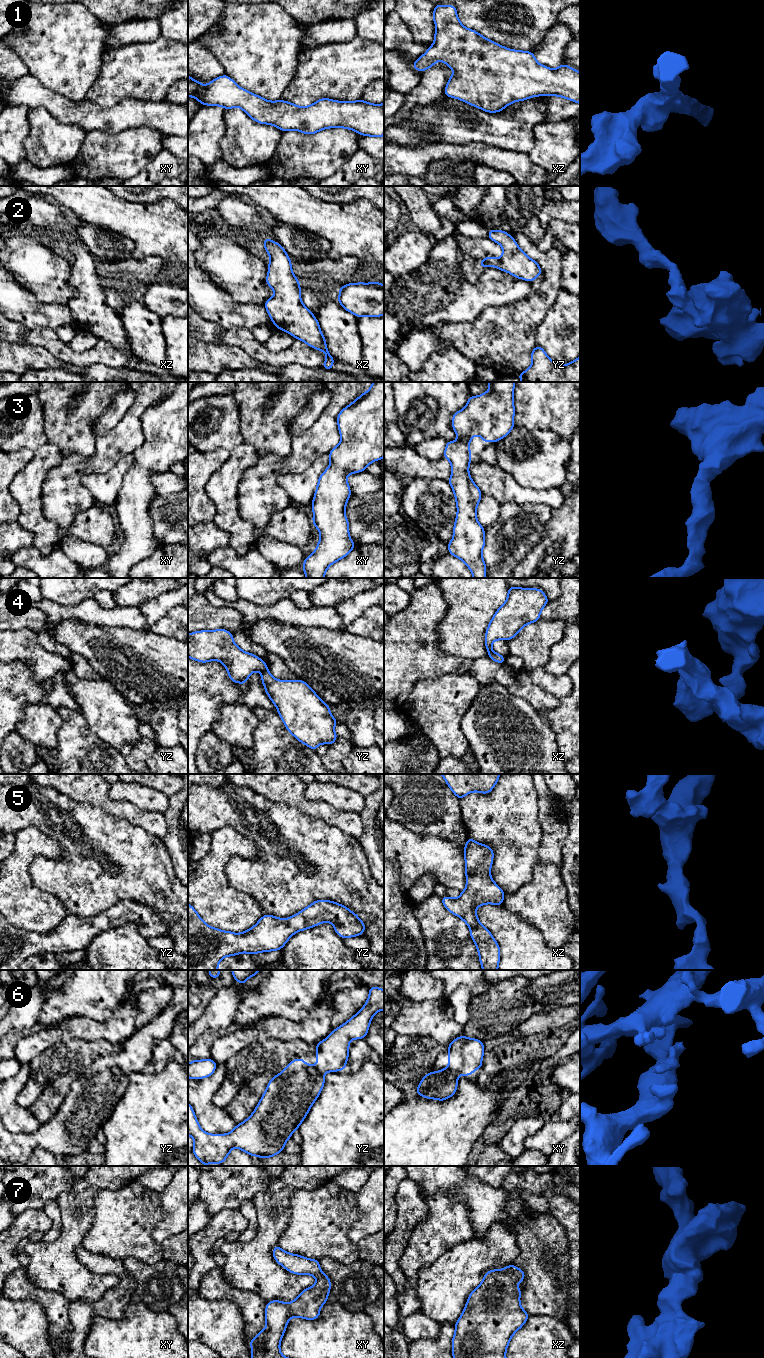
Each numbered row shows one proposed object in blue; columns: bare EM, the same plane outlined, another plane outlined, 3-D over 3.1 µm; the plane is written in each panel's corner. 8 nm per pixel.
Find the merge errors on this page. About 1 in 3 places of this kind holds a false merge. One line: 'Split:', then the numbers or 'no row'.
Split: 4

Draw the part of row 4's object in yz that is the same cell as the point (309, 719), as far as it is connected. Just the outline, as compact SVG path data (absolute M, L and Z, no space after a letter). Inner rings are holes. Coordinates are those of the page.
M268 669L261 673L261 680L285 727L299 742L316 751L319 744L336 741L334 727L339 722L306 682L276 680Z

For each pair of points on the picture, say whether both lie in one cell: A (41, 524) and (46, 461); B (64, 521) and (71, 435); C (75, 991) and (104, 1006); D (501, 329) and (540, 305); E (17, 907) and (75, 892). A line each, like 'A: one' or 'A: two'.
A: one
B: two
C: one
D: one
E: two

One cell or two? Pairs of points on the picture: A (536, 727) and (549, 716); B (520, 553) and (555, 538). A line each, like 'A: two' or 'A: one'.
A: two
B: two

